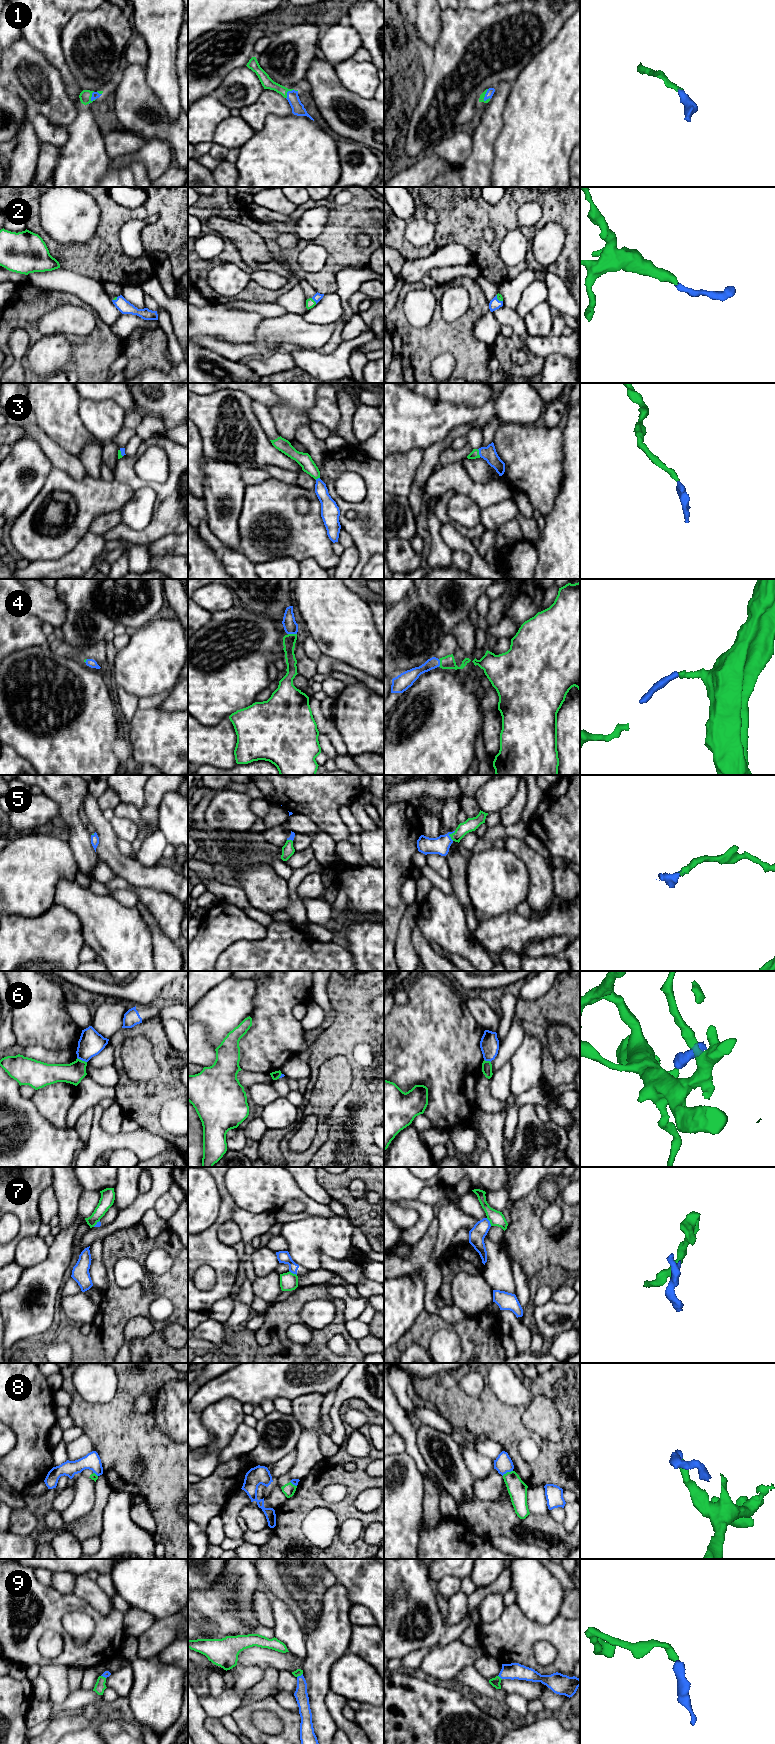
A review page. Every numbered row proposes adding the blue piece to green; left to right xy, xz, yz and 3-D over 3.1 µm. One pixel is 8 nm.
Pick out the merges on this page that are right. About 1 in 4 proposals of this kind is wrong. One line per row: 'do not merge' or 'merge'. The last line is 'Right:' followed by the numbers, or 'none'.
1: merge
2: merge
3: merge
4: merge
5: merge
6: do not merge
7: do not merge
8: do not merge
9: merge
Right: 1, 2, 3, 4, 5, 9

